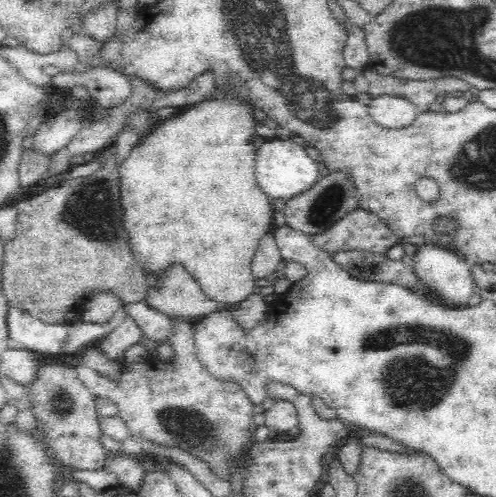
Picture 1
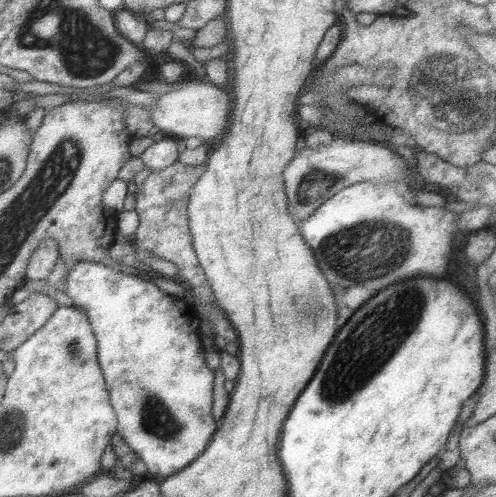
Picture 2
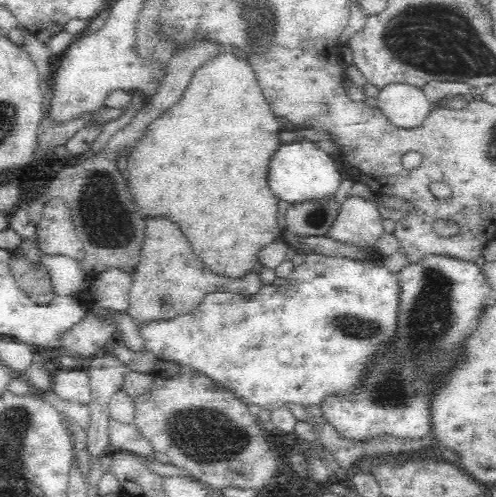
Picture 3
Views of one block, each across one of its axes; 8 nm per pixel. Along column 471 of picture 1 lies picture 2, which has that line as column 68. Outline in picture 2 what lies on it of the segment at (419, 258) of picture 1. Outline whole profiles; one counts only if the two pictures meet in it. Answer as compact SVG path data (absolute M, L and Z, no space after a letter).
M81 260L77 264L71 266L71 272L67 276L67 282L63 286L63 294L67 294L73 300L73 306L81 308L87 318L93 324L93 332L97 334L97 356L101 358L101 368L105 372L105 380L109 384L109 394L111 394L111 402L115 408L115 414L119 418L119 434L125 438L125 442L141 456L141 460L145 460L149 464L149 472L151 474L161 474L161 478L171 478L175 474L179 474L181 470L189 468L189 464L193 464L195 460L199 460L199 456L205 452L205 448L209 446L211 436L215 436L215 428L219 428L219 424L213 422L211 418L211 396L213 396L213 380L215 380L215 372L209 370L205 366L203 360L203 348L201 348L201 324L203 318L199 314L199 306L193 302L185 302L183 298L171 296L165 290L161 290L157 284L149 282L143 276L133 276L133 274L123 274L119 270L115 270L115 266L107 266L101 262L93 262L93 260Z

